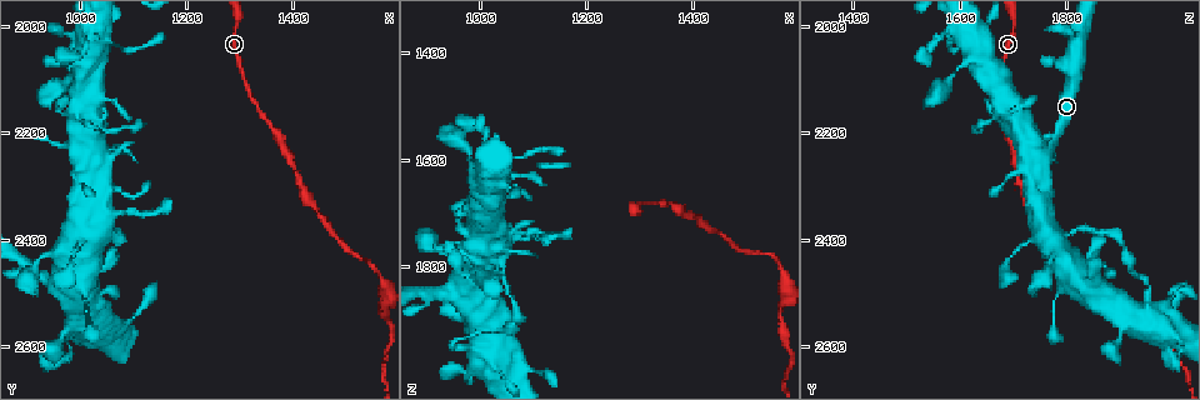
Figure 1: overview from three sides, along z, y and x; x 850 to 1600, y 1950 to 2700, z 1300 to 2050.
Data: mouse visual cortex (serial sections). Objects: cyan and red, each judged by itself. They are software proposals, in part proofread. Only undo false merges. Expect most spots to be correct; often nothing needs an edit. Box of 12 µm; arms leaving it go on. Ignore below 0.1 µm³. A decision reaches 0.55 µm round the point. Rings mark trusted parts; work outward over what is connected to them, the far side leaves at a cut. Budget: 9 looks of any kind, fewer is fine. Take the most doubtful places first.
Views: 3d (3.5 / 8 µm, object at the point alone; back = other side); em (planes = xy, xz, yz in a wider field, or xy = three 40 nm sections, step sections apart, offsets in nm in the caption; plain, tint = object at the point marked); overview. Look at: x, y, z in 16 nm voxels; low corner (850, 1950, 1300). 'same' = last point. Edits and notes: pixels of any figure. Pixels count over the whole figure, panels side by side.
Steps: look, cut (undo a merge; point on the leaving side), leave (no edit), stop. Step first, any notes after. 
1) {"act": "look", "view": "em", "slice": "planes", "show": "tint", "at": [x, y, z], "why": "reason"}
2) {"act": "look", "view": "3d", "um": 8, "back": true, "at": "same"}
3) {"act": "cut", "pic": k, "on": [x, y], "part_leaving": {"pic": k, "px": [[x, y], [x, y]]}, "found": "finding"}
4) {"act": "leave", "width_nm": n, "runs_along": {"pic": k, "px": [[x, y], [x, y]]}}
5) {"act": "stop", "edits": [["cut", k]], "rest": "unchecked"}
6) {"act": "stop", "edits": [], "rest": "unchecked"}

{"act": "look", "view": "3d", "um": 3.5, "at": [1000, 2230, 1760]}

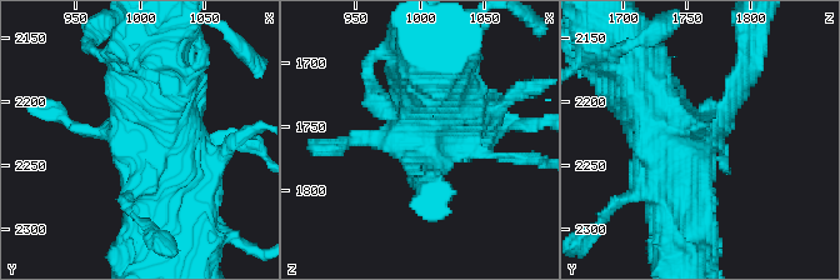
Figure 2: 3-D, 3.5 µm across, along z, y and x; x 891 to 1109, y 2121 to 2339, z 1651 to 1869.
{"act": "look", "view": "em", "slice": "xy", "step": 5, "show": "tint", "at": [1004, 2226, 1758], "why": "need the tissue"}

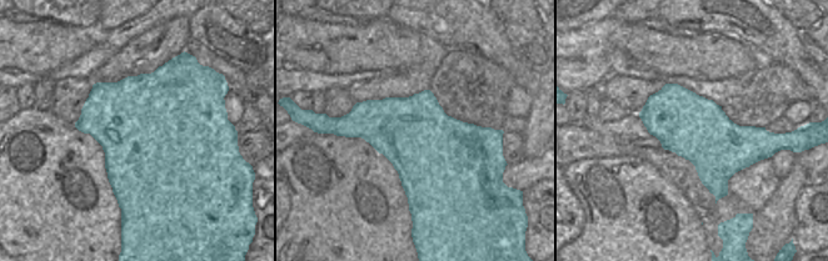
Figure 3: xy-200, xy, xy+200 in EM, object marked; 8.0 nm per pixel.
{"act": "leave", "width_nm": 650, "runs_along": {"pic": 2, "px": [[736, 94], [679, 159], [689, 236]]}, "found": "one cell here"}

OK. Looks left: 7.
{"act": "look", "view": "3d", "um": 8, "at": [1040, 2395, 1775], "why": "sharp bend"}

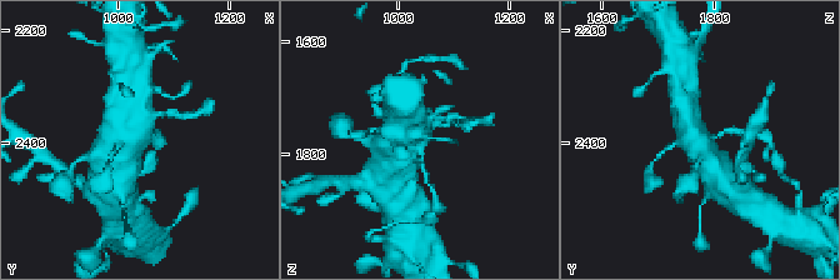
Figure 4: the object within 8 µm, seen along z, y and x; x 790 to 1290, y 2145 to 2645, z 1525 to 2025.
{"act": "look", "view": "em", "slice": "planes", "show": "tint", "at": [1035, 2395, 1780]}

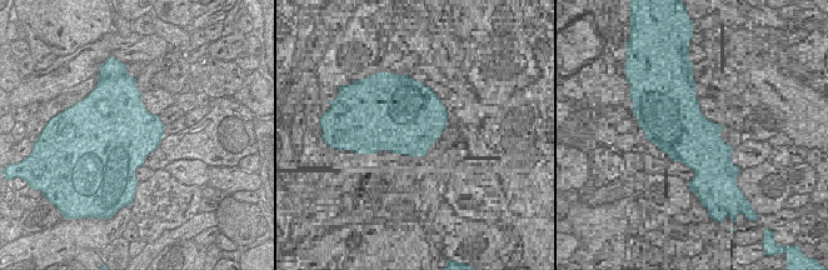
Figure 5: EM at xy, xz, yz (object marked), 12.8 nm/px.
{"act": "leave", "runs_along": {"pic": 4, "px": [[686, 101], [691, 135], [713, 165]]}, "found": "continuous, no second cell"}

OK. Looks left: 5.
{"act": "look", "view": "3d", "um": 3.5, "at": [1325, 2135, 1690], "why": "thick turns thin"}

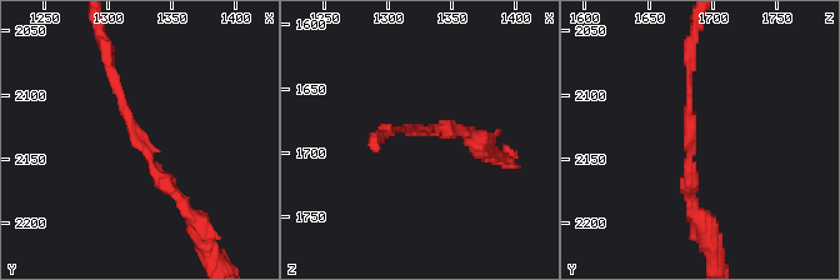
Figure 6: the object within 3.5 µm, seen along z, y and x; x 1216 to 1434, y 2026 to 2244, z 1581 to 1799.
{"act": "look", "view": "em", "slice": "planes", "show": "tint", "at": [1322, 2134, 1682]}

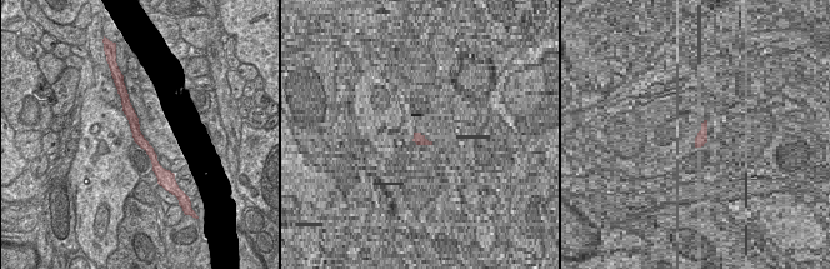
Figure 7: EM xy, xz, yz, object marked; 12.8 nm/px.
{"act": "look", "view": "em", "slice": "xy", "step": 2, "show": "tint", "at": "same"}

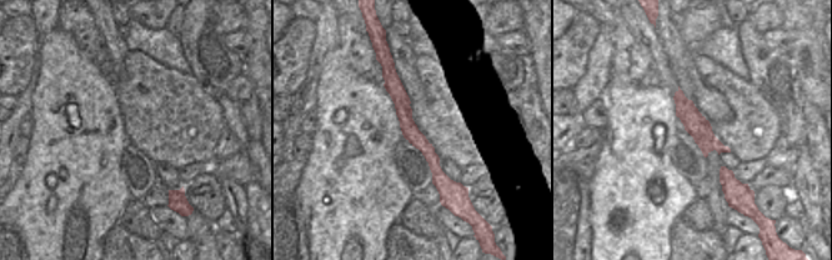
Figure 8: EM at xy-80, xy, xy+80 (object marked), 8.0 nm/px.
{"act": "leave", "width_nm": 130, "runs_along": {"pic": 6, "px": [[109, 63], [133, 135], [186, 208]]}, "found": "continuous, no second cell"}

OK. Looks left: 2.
{"act": "look", "view": "3d", "um": 3.5, "at": [905, 2445, 1850], "why": "two arms in line, one across"}

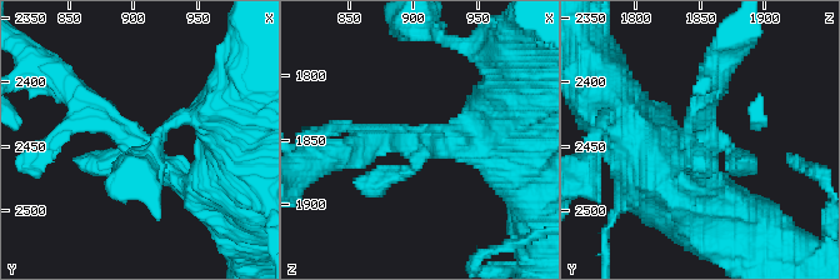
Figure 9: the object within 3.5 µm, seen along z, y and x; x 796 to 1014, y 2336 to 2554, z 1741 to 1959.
{"act": "look", "view": "em", "slice": "xy", "step": 3, "show": "tint", "at": [902, 2450, 1852], "arms": 3, "arm_widths_nm": [250, 300, 400], "why": "need the tissue"}

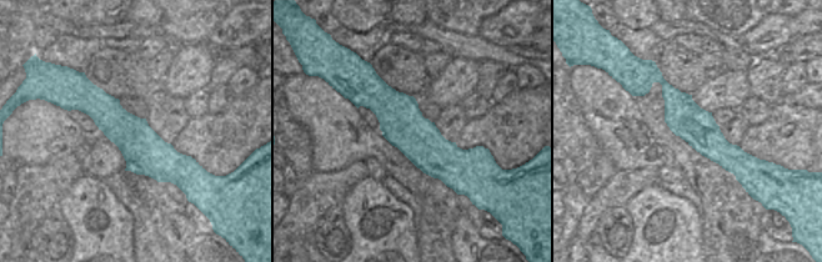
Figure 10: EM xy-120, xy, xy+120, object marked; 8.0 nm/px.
{"act": "leave", "runs_along": {"pic": 9, "px": [[205, 188], [163, 169], [71, 88]]}, "found": "continuous, no second cell"}

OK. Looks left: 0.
{"act": "stop", "edits": [], "rest": "unchecked"}

